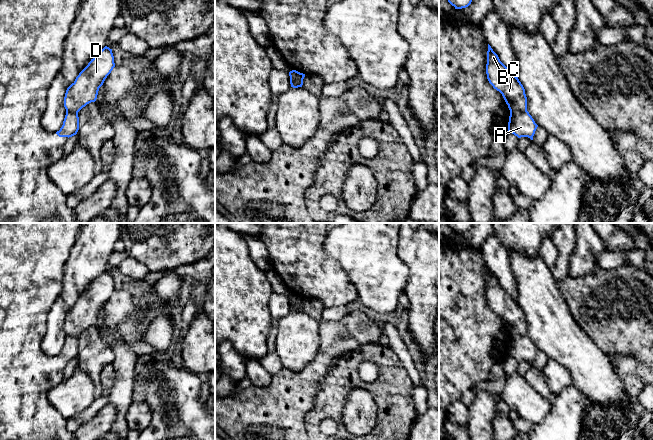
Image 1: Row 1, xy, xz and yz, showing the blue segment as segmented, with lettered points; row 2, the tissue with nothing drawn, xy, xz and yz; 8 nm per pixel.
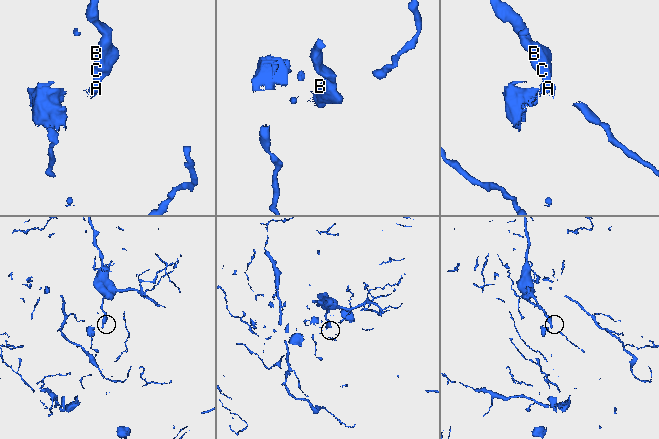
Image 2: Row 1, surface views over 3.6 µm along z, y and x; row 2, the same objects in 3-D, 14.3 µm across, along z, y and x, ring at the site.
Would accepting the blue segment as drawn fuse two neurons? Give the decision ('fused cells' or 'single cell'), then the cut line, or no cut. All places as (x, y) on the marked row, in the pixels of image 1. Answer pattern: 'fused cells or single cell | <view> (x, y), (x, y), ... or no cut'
fused cells | yz (526, 110), (516, 110), (510, 113)

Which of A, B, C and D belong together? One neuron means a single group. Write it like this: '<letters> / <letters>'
A / B C D

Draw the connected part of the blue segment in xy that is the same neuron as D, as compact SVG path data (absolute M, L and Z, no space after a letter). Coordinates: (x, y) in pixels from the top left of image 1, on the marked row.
M105 46L79 73L64 97L66 112L79 112L97 99L99 88L115 67L112 49Z

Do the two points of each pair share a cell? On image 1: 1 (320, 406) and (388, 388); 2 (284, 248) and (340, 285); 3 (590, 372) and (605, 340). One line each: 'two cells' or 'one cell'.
1: one cell
2: one cell
3: two cells

